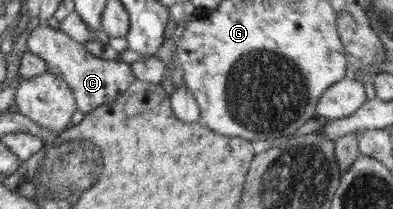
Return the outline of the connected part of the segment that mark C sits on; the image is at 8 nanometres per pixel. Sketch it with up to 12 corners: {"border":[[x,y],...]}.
{"border":[[32,30],[28,51],[66,81],[84,115],[137,79],[129,64],[96,58],[65,32]]}

